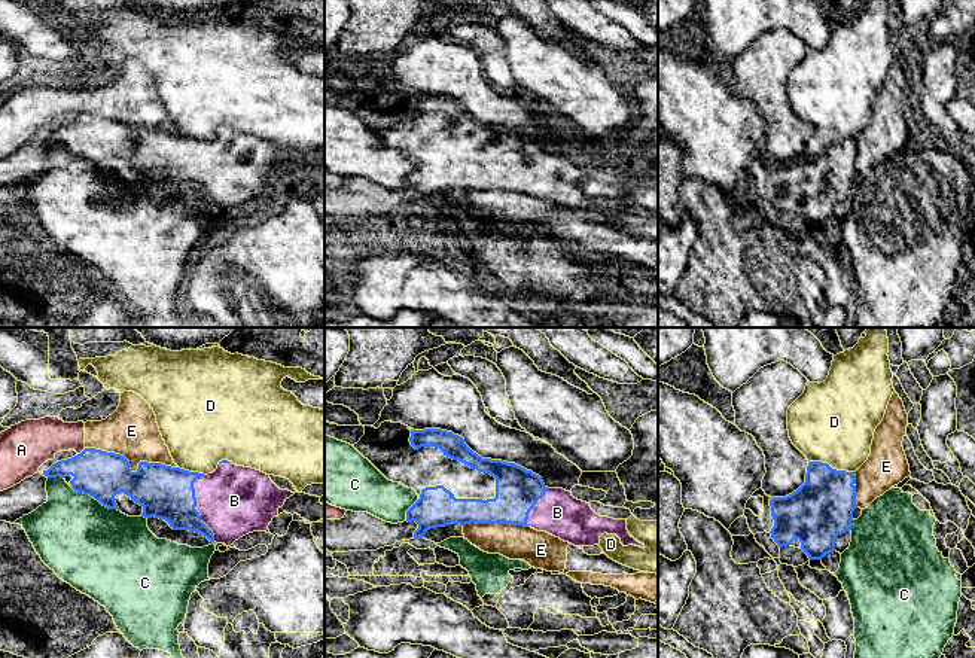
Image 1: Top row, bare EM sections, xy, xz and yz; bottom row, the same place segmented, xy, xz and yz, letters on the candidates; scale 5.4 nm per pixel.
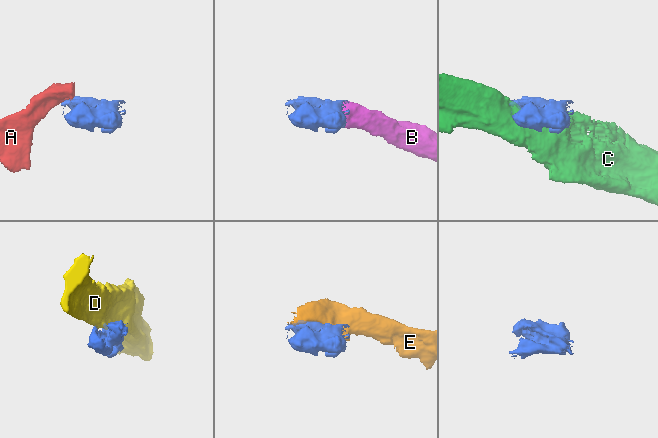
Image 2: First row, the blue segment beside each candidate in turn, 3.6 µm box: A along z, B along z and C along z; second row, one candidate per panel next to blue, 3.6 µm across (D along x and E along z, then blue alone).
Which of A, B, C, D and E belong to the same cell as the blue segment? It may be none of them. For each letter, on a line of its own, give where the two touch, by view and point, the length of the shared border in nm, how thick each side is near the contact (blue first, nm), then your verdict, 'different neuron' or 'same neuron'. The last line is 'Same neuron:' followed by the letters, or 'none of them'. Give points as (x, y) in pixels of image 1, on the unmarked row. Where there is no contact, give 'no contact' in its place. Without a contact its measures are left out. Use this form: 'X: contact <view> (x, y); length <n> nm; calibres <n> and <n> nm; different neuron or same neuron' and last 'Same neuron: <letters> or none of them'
A: contact xy (82, 118); length 60 nm; calibres 260 and 240 nm; different neuron
B: contact xy (195, 176); length 380 nm; calibres 280 and 380 nm; same neuron
C: contact xy (94, 164); length 300 nm; calibres 260 and 460 nm; different neuron
D: contact yz (829, 133); length 260 nm; calibres 340 and 440 nm; different neuron
E: contact xy (130, 136); length 500 nm; calibres 280 and 280 nm; different neuron
Same neuron: B

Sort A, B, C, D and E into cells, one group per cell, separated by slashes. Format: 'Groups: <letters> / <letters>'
Groups: A E / B / C / D

